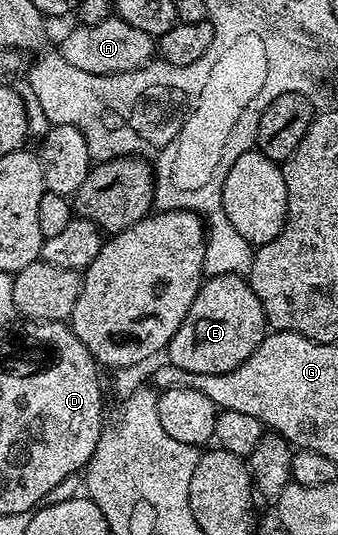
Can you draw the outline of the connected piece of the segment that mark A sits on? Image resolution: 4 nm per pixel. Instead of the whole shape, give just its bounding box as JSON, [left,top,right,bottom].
[57,16,157,74]

